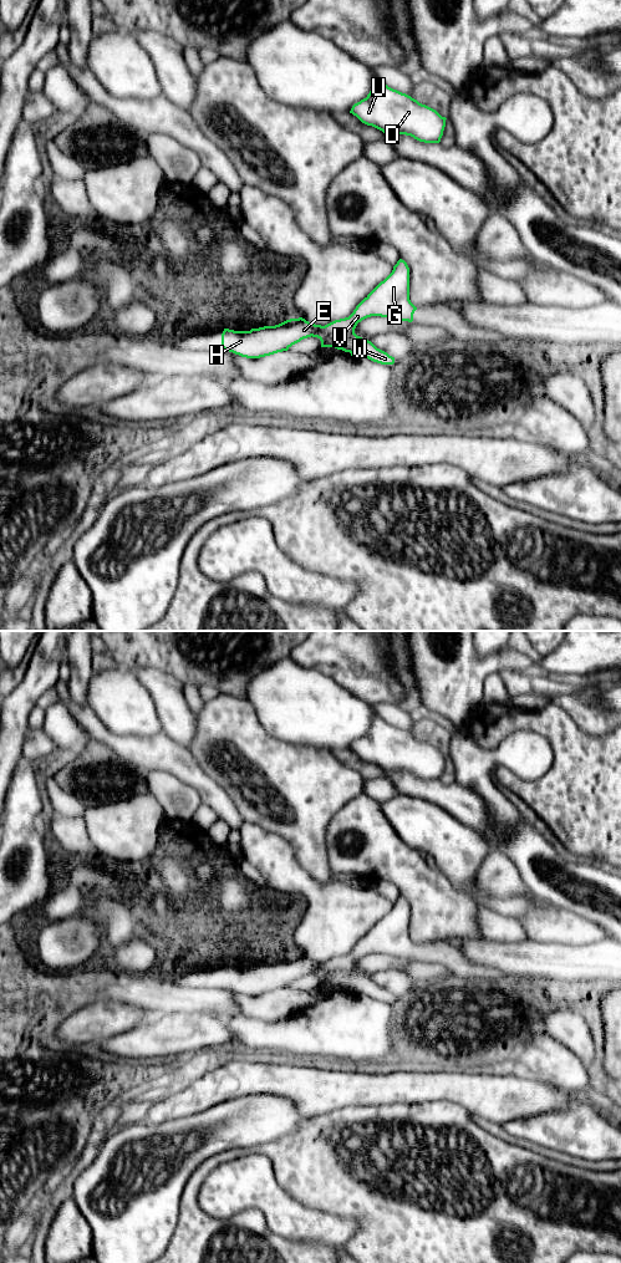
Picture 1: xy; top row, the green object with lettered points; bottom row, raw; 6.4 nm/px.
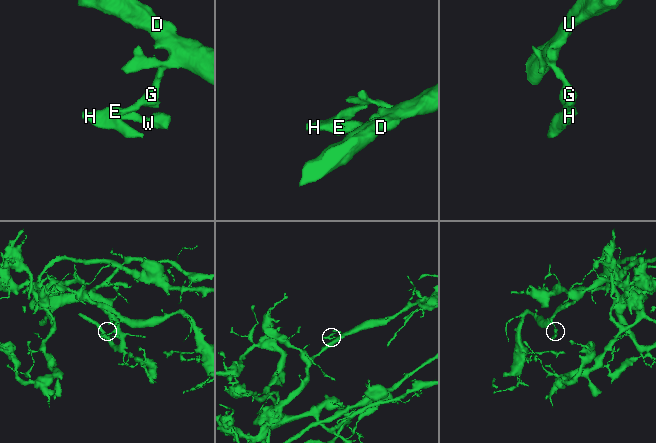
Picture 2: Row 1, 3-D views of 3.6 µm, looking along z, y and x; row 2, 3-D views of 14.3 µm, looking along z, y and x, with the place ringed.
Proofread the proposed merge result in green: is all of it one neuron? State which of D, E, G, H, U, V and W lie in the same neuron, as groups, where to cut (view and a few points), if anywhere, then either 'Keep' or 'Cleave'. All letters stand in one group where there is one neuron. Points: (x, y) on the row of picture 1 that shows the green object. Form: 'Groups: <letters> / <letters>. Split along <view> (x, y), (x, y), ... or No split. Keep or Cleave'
Groups: D G U V / E H W. Split along xy (322, 326), (325, 334), (354, 331). Cleave

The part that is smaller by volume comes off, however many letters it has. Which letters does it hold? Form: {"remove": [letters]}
{"remove": ["E", "H", "W"]}

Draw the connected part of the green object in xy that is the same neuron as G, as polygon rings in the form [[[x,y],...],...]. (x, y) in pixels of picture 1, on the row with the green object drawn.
[[[399,259],[392,273],[356,306],[348,317],[325,325],[324,333],[355,332],[357,324],[371,316],[412,322],[416,310],[409,300],[409,268]]]

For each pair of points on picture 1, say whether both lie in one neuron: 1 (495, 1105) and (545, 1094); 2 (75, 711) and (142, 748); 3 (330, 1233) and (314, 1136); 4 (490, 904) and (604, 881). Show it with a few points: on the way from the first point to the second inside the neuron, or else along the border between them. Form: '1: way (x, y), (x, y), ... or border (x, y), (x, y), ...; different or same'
1: way (508, 1096), (533, 1096); same
2: way (91, 724), (102, 736), (126, 747); same
3: border (299, 1200), (306, 1205), (354, 1220); different
4: border (535, 897), (548, 904); different

